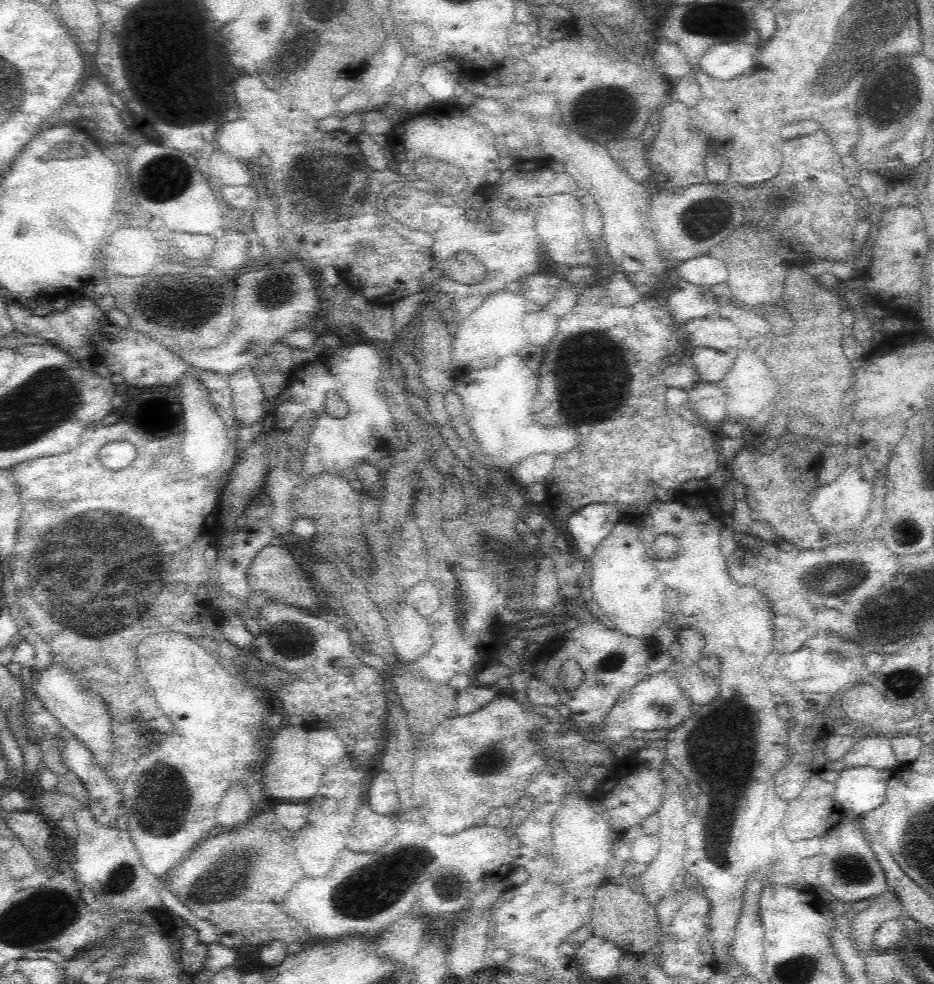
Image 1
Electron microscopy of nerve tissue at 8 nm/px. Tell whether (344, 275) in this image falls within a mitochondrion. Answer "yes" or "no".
no

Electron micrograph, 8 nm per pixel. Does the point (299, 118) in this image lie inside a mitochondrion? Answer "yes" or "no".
no

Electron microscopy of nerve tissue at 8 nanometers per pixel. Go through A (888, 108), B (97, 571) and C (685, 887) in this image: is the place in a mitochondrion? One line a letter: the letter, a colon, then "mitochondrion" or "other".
A: mitochondrion
B: mitochondrion
C: other

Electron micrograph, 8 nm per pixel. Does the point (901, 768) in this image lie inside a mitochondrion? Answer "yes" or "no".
no

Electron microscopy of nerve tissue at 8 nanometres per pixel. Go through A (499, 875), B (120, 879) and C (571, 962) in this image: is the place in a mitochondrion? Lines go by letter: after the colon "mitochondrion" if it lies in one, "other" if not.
A: other
B: mitochondrion
C: other

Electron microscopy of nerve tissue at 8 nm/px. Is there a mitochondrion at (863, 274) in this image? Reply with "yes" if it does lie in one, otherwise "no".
no

